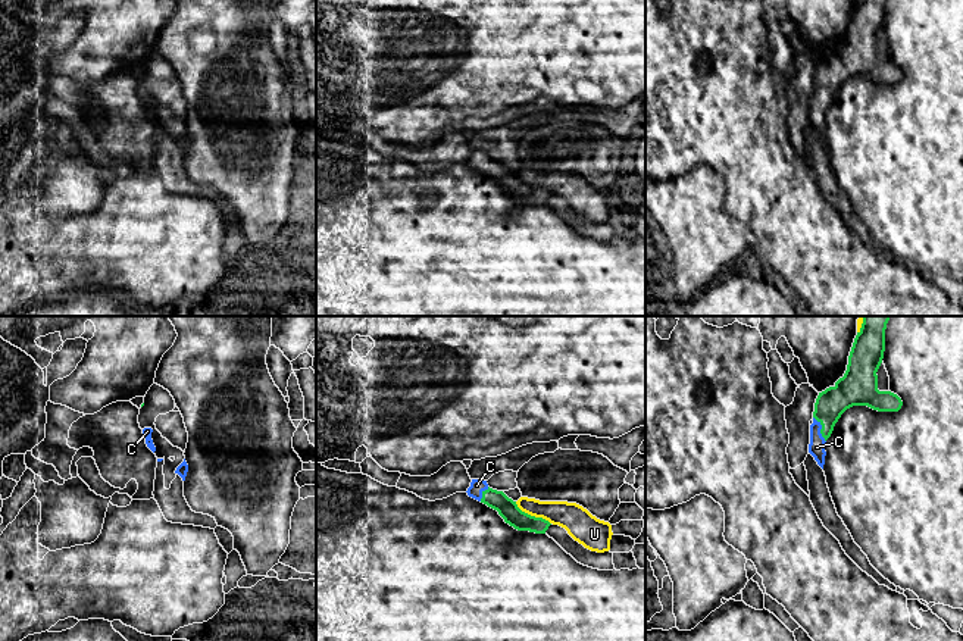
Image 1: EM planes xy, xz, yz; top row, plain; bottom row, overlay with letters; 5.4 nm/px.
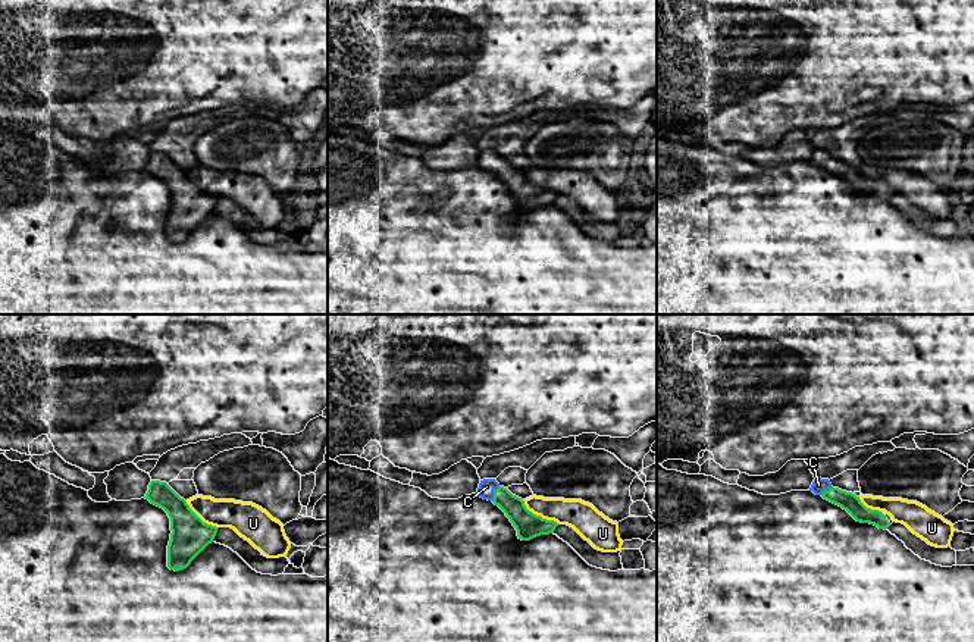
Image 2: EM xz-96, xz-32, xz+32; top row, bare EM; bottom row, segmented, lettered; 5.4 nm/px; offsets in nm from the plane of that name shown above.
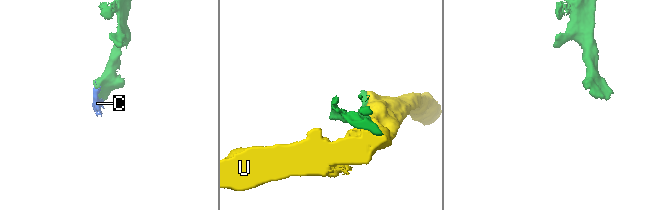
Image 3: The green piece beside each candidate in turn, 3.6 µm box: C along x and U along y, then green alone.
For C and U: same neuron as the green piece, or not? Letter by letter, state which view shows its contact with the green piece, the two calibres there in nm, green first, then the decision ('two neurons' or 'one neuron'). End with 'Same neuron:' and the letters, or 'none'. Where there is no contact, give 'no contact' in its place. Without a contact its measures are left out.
C: yz | 160/90 nm | one neuron
U: xz | 110/160 nm | two neurons
Same neuron: C

